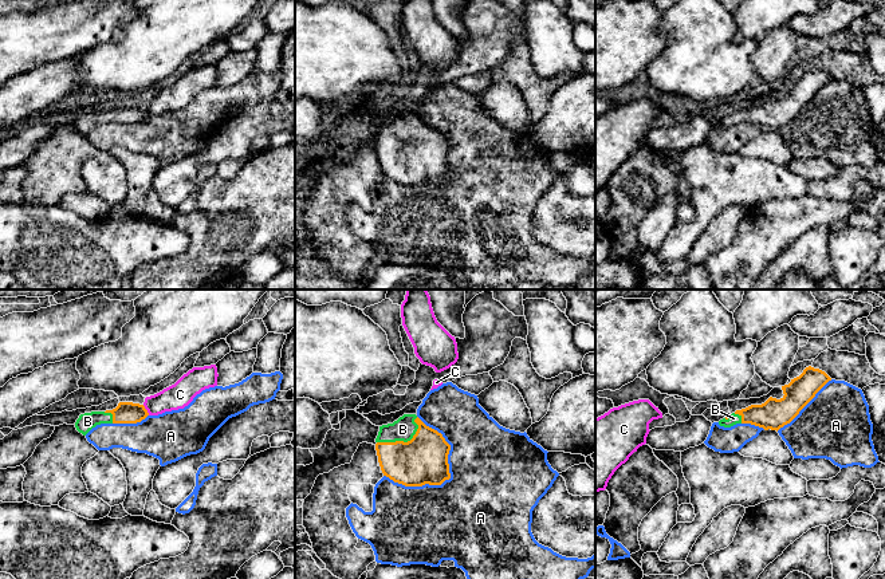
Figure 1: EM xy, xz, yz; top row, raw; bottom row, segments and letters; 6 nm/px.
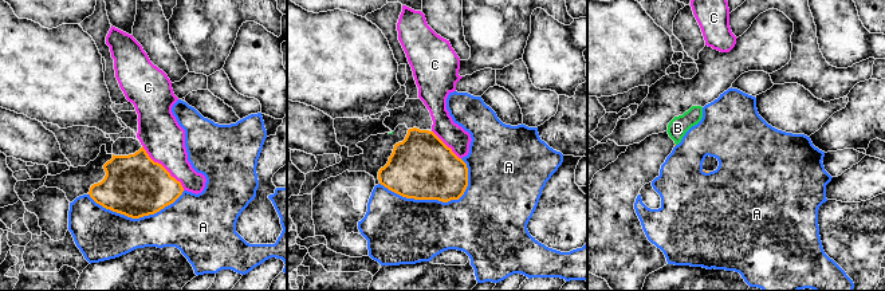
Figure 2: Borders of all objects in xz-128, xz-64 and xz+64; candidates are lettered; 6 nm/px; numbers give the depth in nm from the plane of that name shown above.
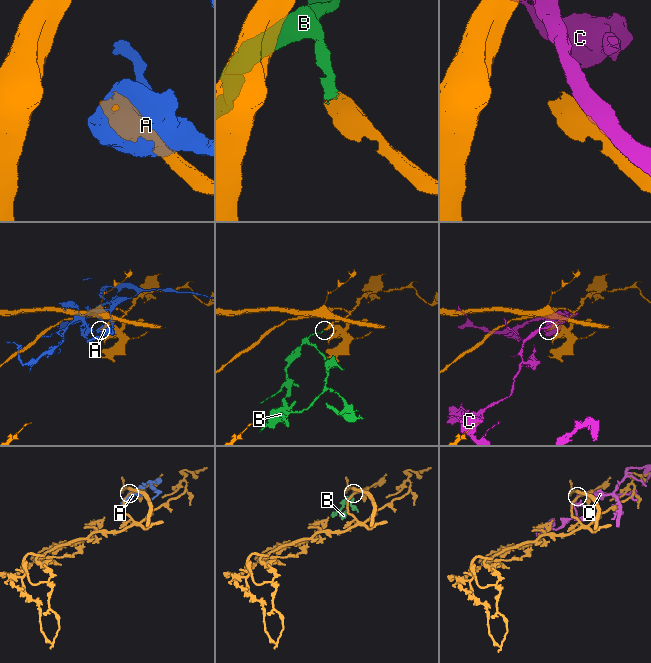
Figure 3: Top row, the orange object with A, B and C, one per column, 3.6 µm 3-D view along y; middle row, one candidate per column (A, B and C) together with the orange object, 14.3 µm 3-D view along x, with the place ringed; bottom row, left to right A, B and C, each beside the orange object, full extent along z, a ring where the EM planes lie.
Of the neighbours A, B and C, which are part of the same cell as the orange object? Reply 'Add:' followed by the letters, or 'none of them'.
Add: B

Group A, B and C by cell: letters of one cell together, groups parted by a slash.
A / B / C

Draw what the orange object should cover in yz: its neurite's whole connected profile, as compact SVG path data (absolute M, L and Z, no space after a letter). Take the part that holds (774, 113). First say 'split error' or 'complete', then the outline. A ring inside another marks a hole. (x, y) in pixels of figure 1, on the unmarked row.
split error; M809 66L799 76L782 86L784 95L780 99L770 96L762 105L736 110L720 119L719 125L731 127L736 123L751 123L778 131L790 123L829 80L831 78L825 71Z

